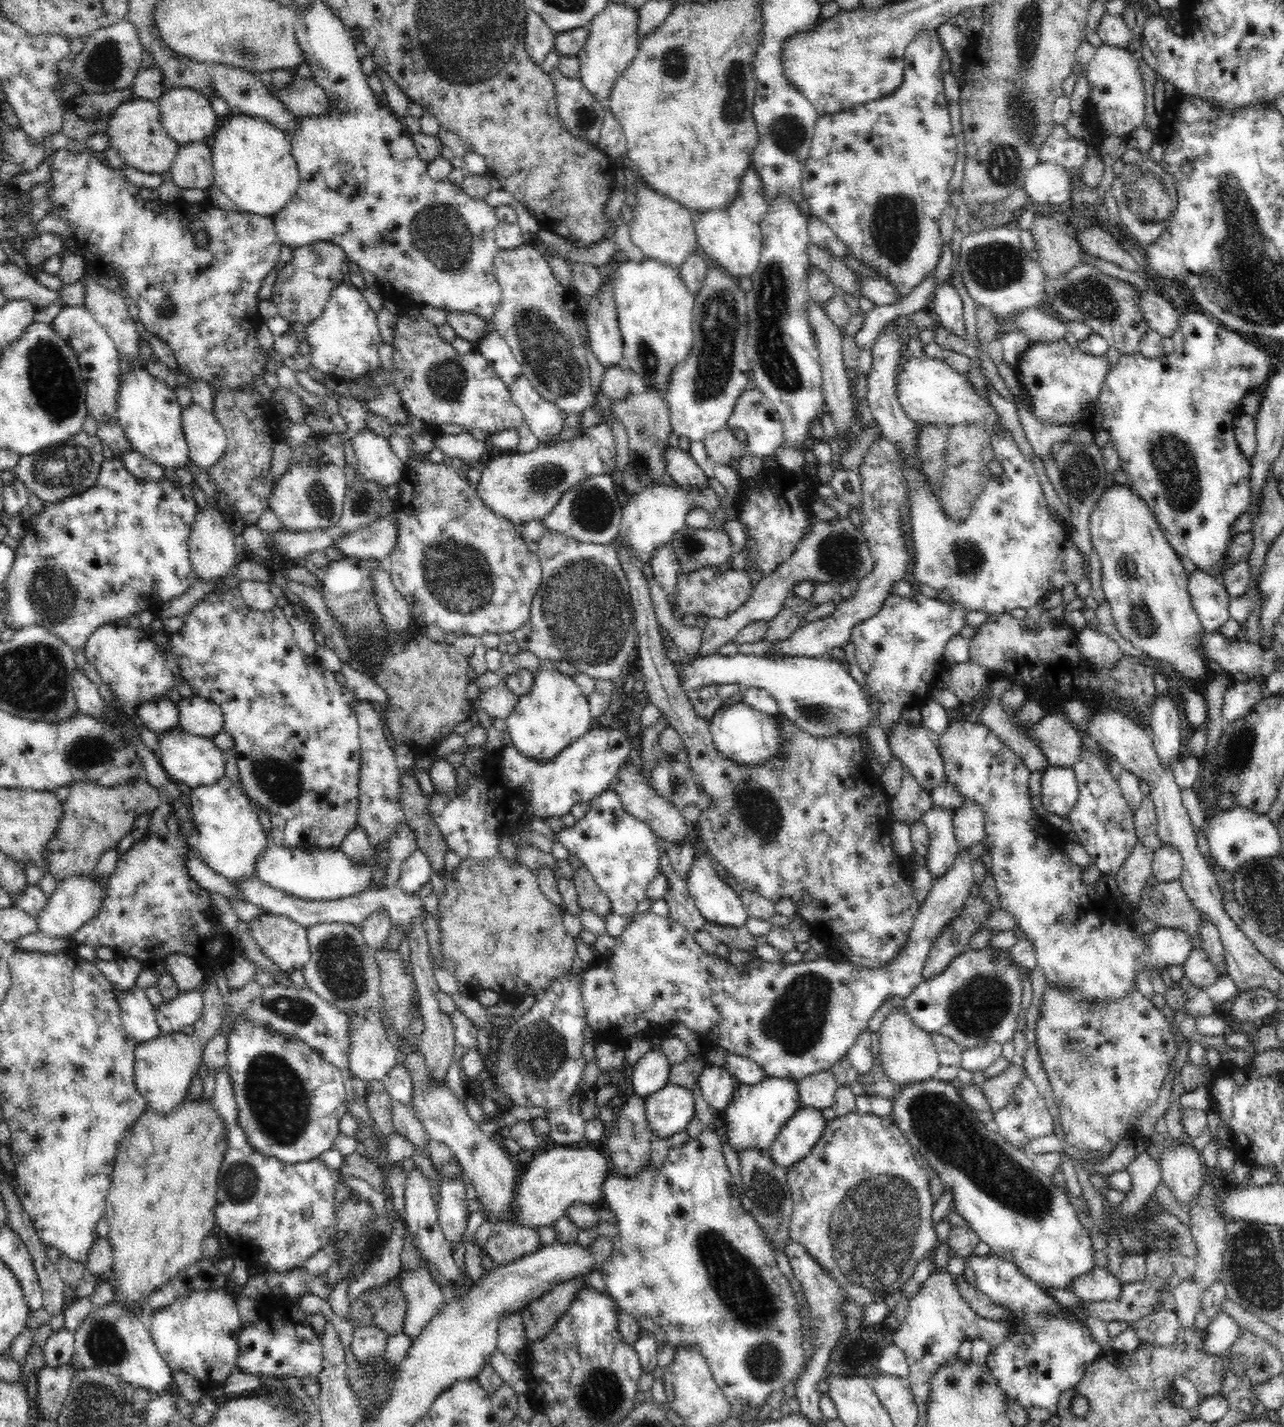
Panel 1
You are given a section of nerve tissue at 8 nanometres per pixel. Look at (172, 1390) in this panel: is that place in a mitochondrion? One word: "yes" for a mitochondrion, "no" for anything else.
no

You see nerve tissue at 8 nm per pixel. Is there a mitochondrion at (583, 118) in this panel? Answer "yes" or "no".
yes

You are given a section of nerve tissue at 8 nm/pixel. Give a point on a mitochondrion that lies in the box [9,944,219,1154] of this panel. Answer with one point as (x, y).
(34, 1108)

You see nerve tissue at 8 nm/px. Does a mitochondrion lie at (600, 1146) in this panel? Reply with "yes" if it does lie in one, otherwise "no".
no

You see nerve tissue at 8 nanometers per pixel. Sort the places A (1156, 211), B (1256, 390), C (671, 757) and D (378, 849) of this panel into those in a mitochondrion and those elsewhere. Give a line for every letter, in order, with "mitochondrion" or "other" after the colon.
A: mitochondrion
B: other
C: other
D: other

